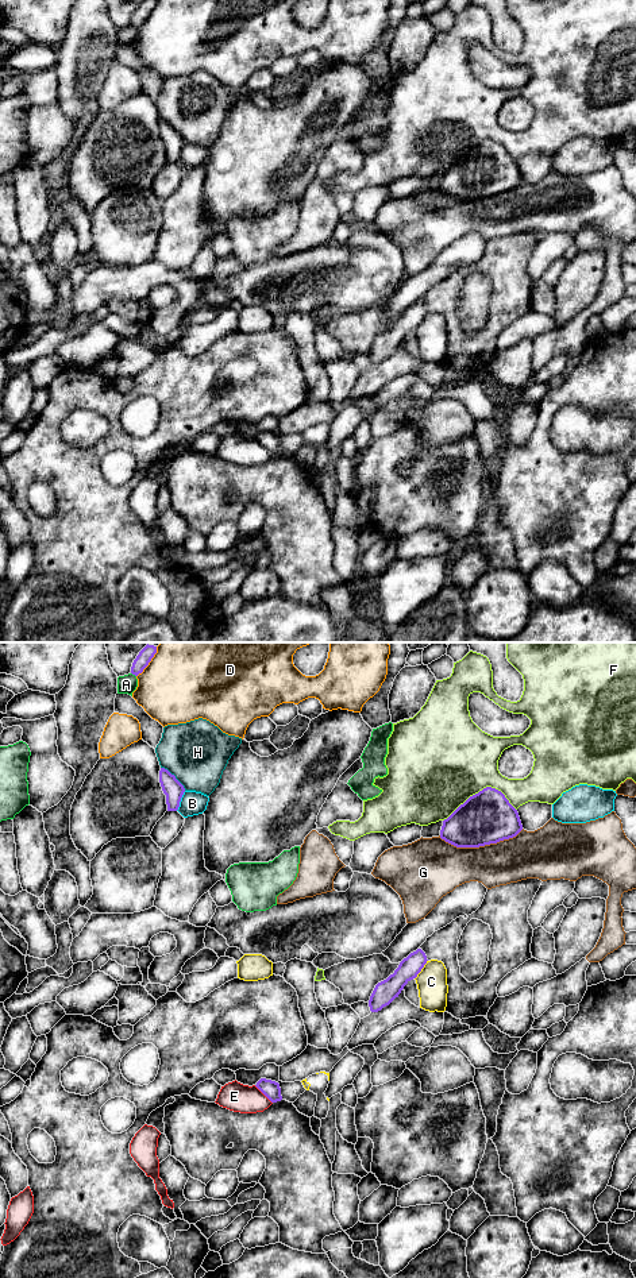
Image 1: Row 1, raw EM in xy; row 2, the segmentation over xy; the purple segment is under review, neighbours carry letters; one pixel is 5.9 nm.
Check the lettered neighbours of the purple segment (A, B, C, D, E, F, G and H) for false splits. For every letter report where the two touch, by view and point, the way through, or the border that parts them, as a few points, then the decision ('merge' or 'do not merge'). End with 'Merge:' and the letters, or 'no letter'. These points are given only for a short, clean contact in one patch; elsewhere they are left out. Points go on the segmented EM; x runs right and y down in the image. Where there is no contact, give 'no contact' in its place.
A: contact xy (134, 674); do not merge
B: contact xy (180, 800); do not merge
C: contact xy (421, 968); do not merge
D: contact xy (150, 660); do not merge
E: contact xy (263, 1093); do not merge
F: contact xy (480, 791); do not merge
G: contact xy (481, 845); do not merge
H: contact xy (174, 776); do not merge
Merge: no letter

